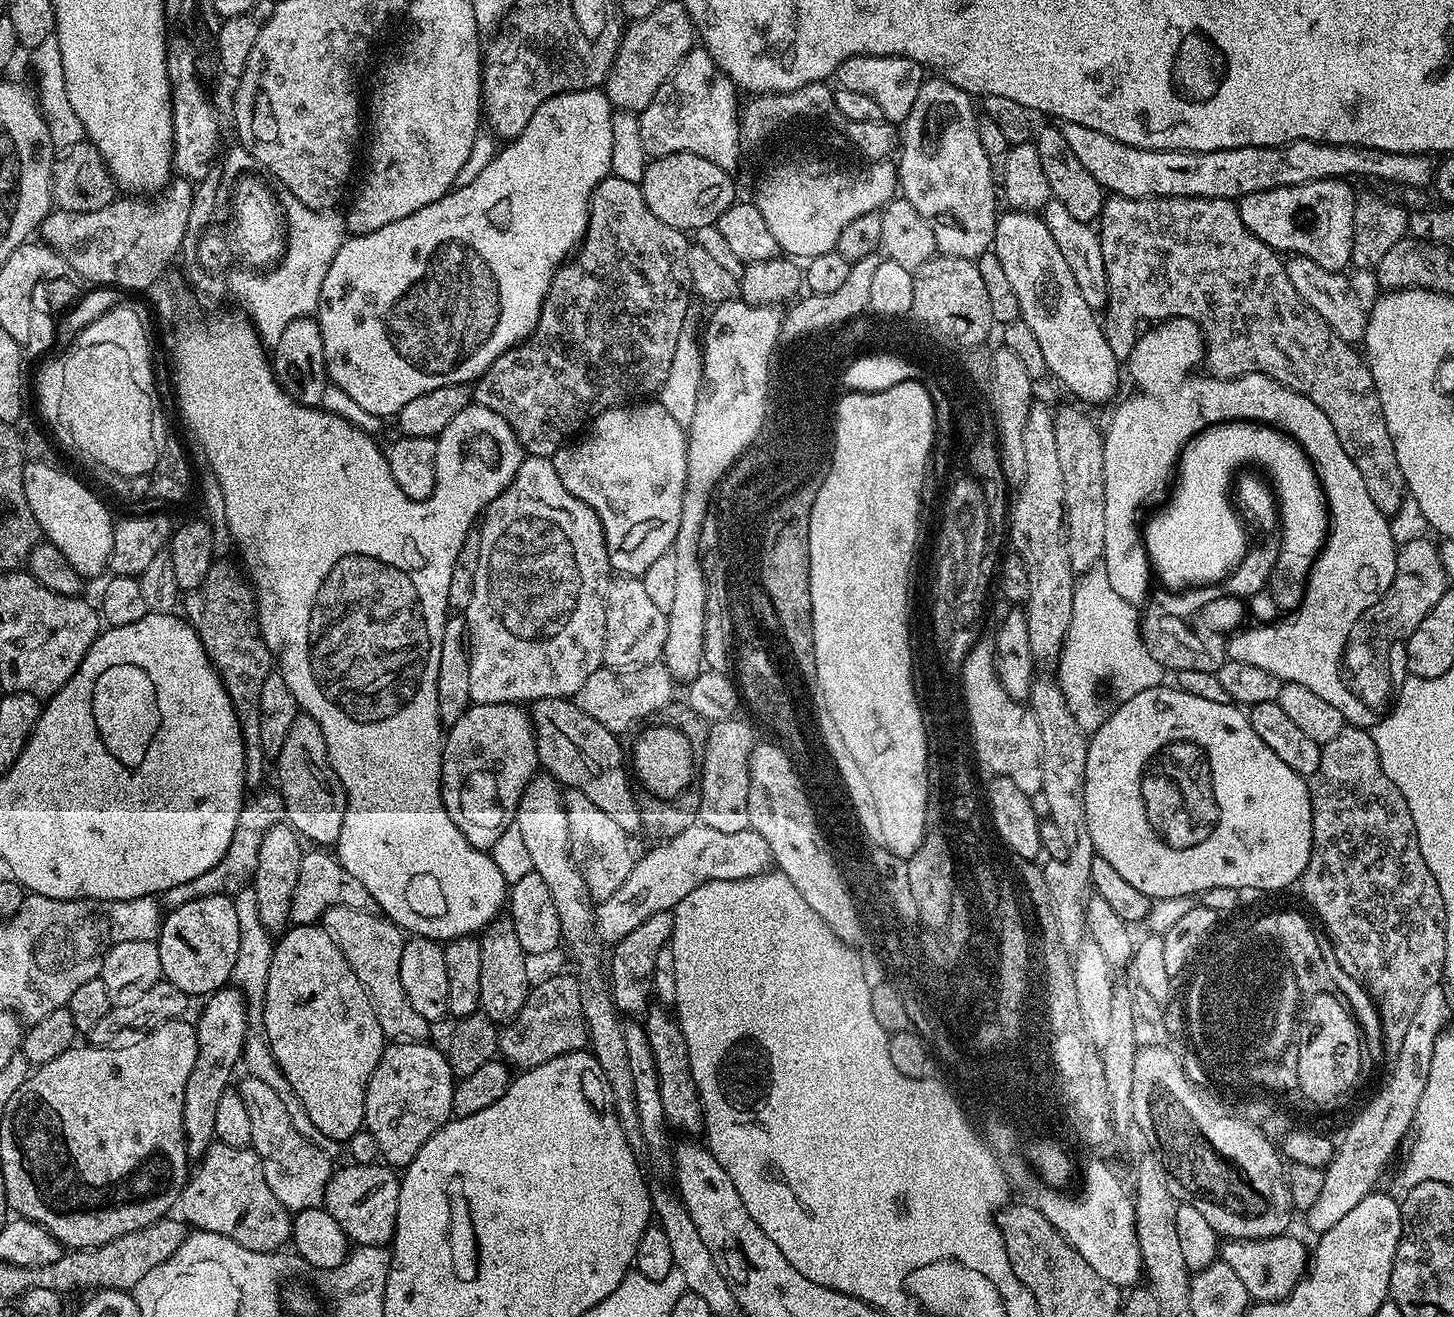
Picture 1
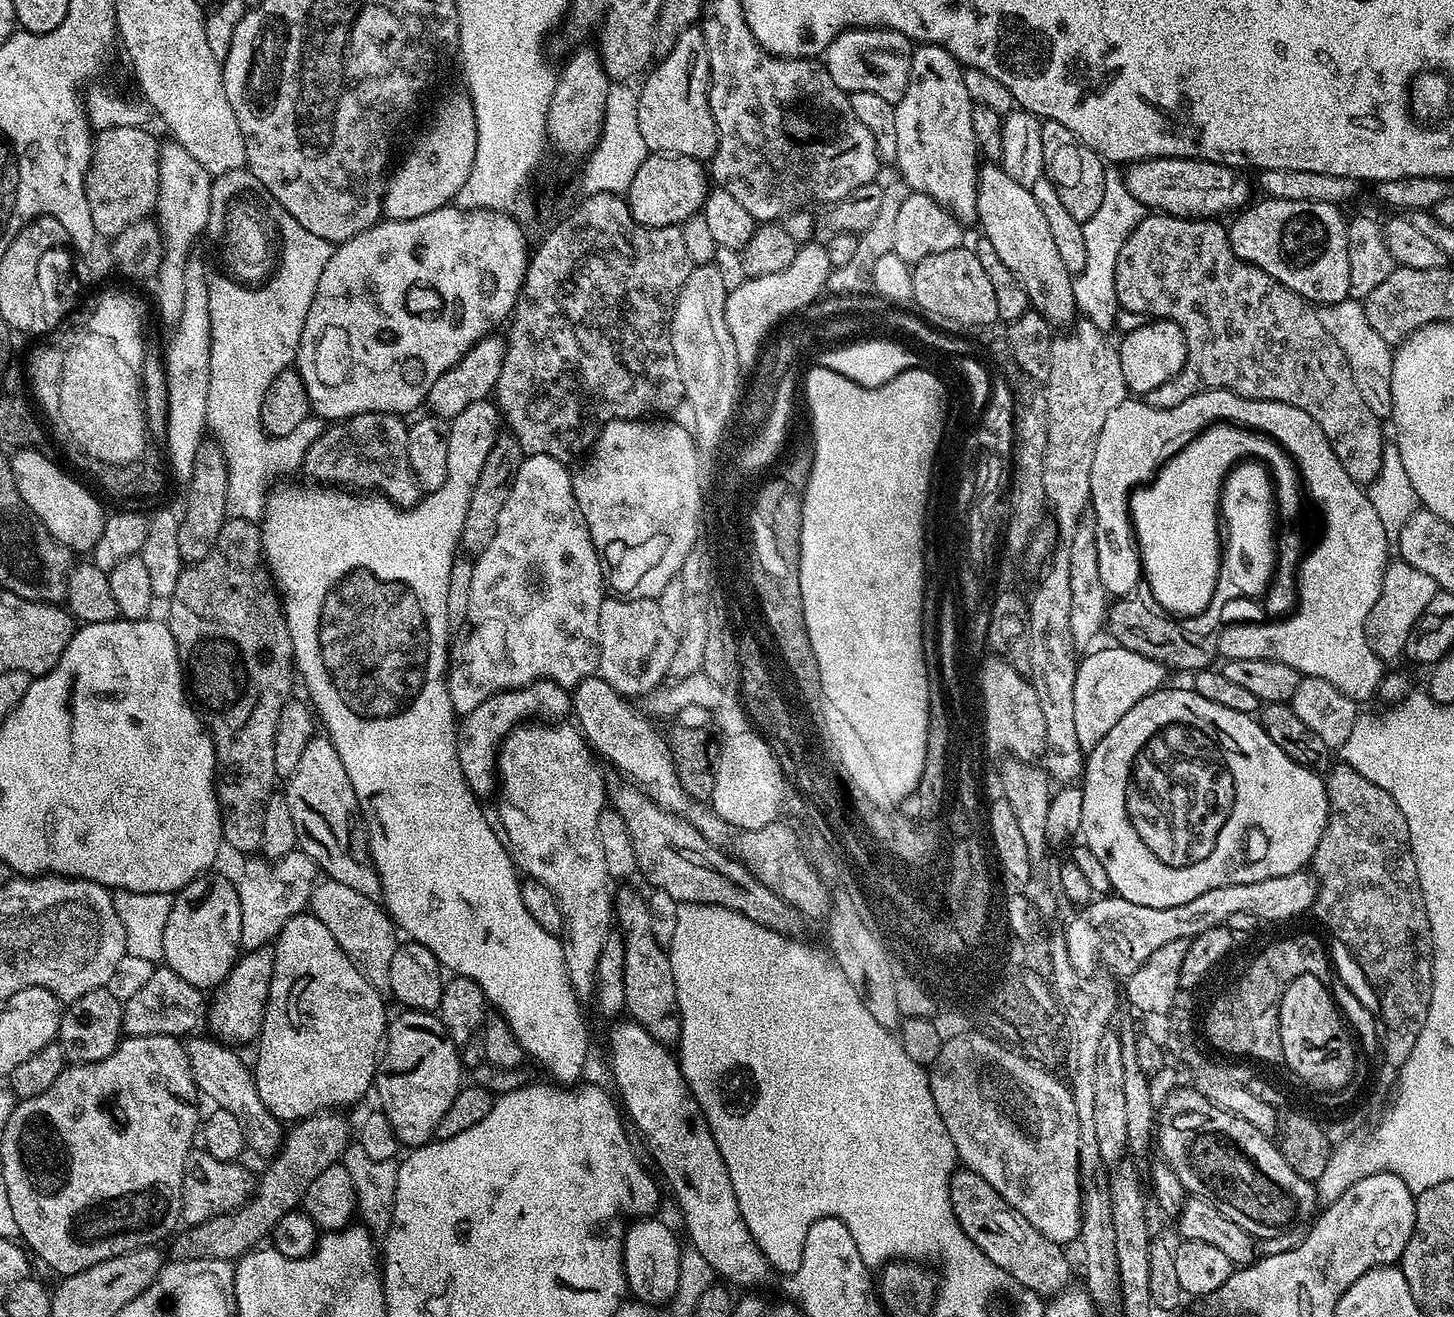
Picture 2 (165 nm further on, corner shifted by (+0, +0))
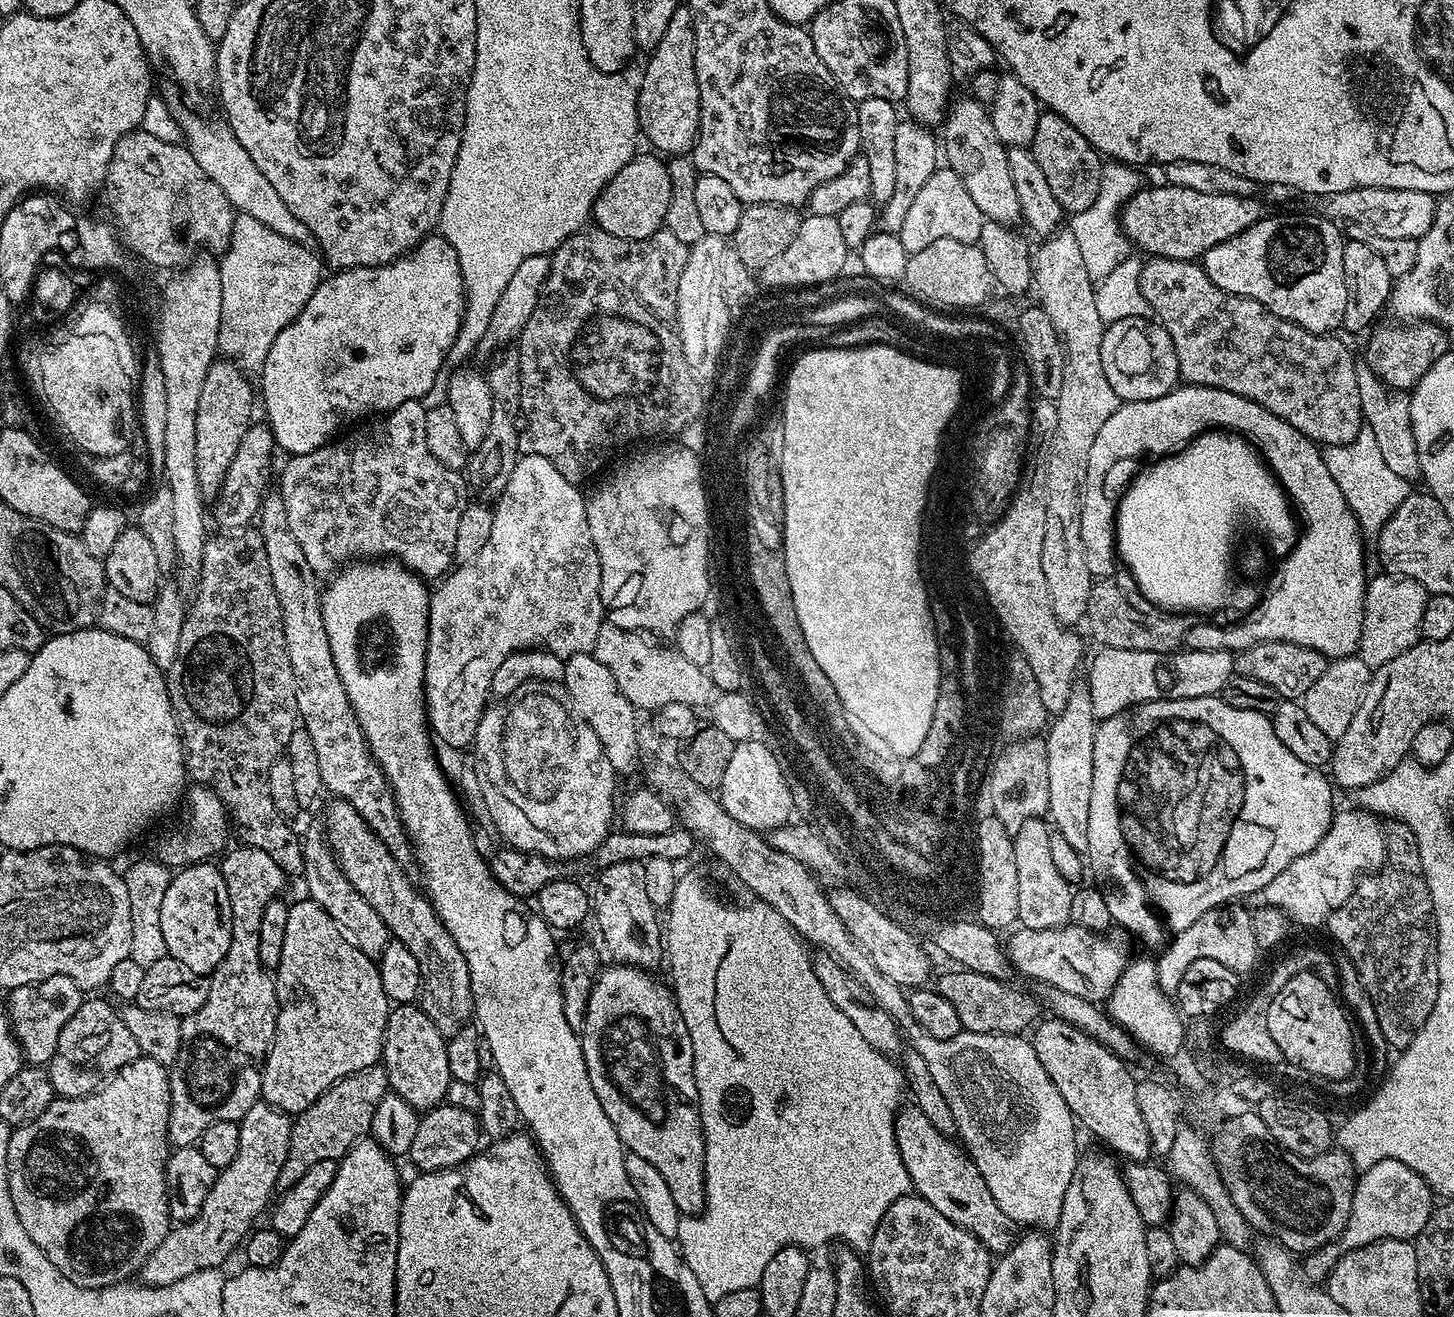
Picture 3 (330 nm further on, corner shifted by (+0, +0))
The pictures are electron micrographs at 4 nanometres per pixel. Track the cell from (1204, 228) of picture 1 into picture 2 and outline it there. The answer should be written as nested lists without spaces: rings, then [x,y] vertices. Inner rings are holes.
[[[1145,215],[1119,251],[1114,271],[1119,307],[1125,312],[1137,312],[1142,318],[1173,320],[1182,326],[1188,353],[1179,379],[1188,380],[1187,395],[1225,388],[1246,398],[1286,402],[1298,406],[1298,410],[1306,410],[1322,426],[1322,434],[1326,434],[1346,474],[1356,484],[1368,486],[1382,469],[1386,437],[1380,429],[1381,417],[1370,410],[1366,398],[1362,398],[1362,390],[1354,382],[1354,374],[1350,374],[1342,346],[1330,338],[1319,311],[1309,301],[1270,278],[1258,265],[1236,257],[1228,241],[1228,229],[1220,222],[1216,218]]]

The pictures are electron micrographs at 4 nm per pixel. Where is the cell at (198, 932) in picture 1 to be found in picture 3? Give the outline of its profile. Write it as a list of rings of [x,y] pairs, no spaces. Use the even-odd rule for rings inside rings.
[[[215,863],[190,864],[171,877],[163,895],[161,924],[167,955],[194,970],[194,974],[208,976],[216,971],[226,958],[226,950],[230,950],[232,915],[230,894],[226,894],[226,882]]]

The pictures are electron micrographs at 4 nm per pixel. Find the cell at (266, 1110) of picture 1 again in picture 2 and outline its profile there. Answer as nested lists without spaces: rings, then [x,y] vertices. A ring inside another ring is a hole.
[[[196,1034],[187,1041],[188,1061],[192,1067],[192,1077],[197,1089],[204,1092],[213,1101],[215,1107],[230,1110],[234,1118],[238,1118],[238,1126],[244,1131],[244,1142],[249,1149],[261,1152],[264,1158],[271,1157],[282,1143],[282,1124],[262,1106],[262,1098],[258,1098],[258,1086],[253,1069],[244,1065],[239,1051],[225,1046],[221,1041],[205,1034]]]

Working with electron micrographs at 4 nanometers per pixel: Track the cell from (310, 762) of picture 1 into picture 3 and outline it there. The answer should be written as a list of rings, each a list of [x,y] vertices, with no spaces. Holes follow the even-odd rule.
[[[333,799],[331,803],[332,805],[324,812],[322,827],[325,836],[328,837],[328,846],[336,857],[336,864],[342,870],[342,874],[346,874],[354,890],[358,890],[358,894],[362,894],[362,898],[366,898],[366,902],[374,906],[374,914],[378,914],[378,918],[386,922],[389,937],[402,942],[402,946],[406,946],[406,950],[414,954],[422,985],[418,1007],[430,1018],[430,1022],[434,1022],[434,1026],[438,1026],[443,1036],[451,1038],[458,1035],[474,1016],[470,966],[466,966],[466,958],[462,958],[462,950],[458,950],[458,942],[450,938],[450,930],[446,930],[446,926],[438,918],[432,901],[427,895],[422,894],[421,889],[419,892],[408,881],[408,876],[404,873],[407,872],[405,865],[400,864],[394,858],[394,854],[390,854],[390,850],[386,850],[384,843],[372,833],[370,826],[362,822],[362,814],[358,814],[358,810],[354,810],[354,806],[350,806],[350,802],[345,800]]]

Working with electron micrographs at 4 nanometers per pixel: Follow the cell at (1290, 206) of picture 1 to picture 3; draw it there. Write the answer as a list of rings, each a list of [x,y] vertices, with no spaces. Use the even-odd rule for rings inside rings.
[[[1271,216],[1242,230],[1242,234],[1214,246],[1214,250],[1206,250],[1202,263],[1210,282],[1214,282],[1214,286],[1229,296],[1245,296],[1254,298],[1254,302],[1262,302],[1266,310],[1278,318],[1302,326],[1302,330],[1321,334],[1335,333],[1344,323],[1348,297],[1342,262],[1345,237],[1340,236],[1336,229],[1339,227],[1324,216]]]

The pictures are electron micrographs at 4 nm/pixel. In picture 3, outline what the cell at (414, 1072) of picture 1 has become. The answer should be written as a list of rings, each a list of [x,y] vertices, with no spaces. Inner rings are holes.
[[[415,1003],[397,1004],[389,1011],[382,1067],[388,1075],[389,1089],[406,1098],[412,1108],[427,1110],[445,1103],[453,1079],[448,1061],[448,1040]]]

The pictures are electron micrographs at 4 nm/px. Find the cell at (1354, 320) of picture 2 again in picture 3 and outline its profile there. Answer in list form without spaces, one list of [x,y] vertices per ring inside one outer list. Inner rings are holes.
[[[1367,366],[1357,367],[1356,381],[1358,382],[1358,394],[1362,398],[1362,414],[1365,425],[1374,430],[1375,441],[1378,442],[1383,461],[1390,466],[1391,472],[1398,474],[1399,477],[1409,482],[1419,481],[1421,475],[1418,446],[1414,446],[1409,397],[1383,384]]]

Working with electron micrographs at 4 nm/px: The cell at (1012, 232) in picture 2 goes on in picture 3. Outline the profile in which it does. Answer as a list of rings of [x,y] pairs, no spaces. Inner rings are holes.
[[[964,94],[961,100],[953,99],[948,106],[948,115],[942,125],[942,156],[947,167],[962,178],[966,191],[978,210],[982,210],[985,220],[993,220],[998,224],[1016,226],[1021,223],[1018,193],[1014,191],[1014,182],[1010,179],[1008,149],[998,138],[994,130],[989,109]]]

